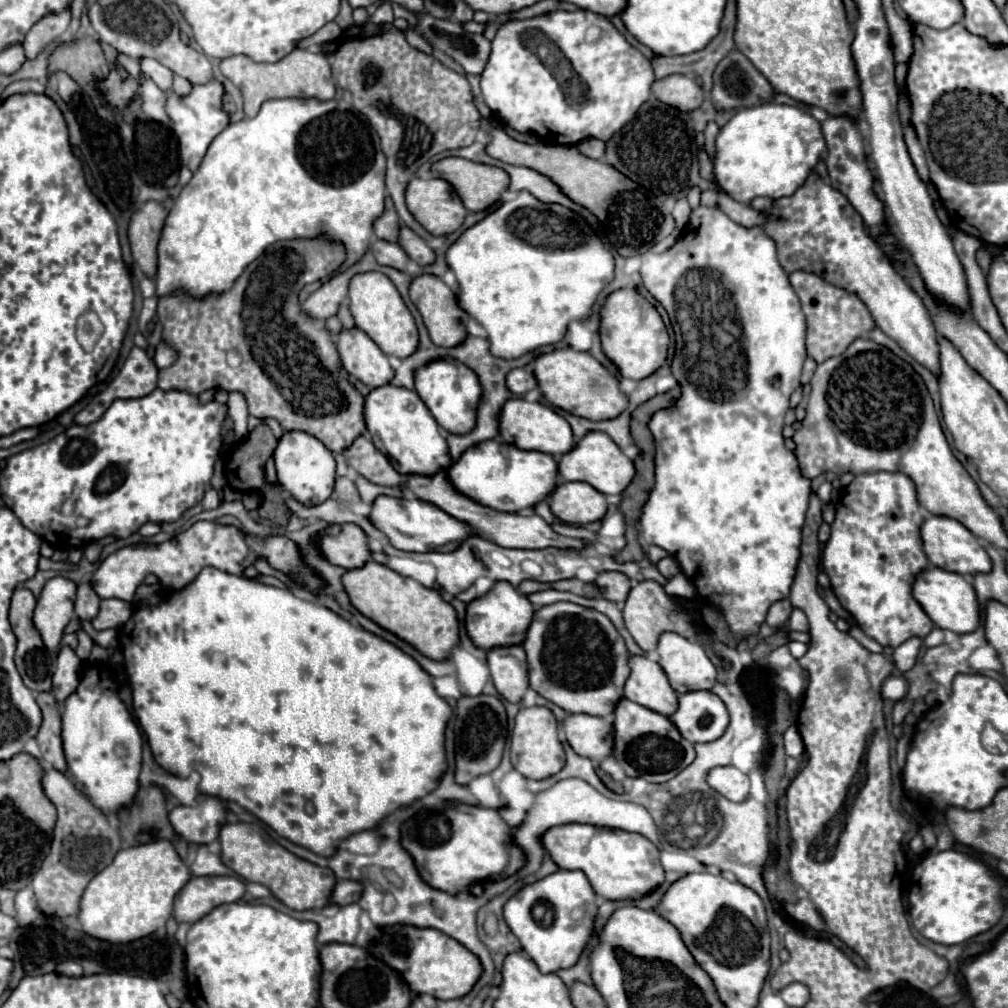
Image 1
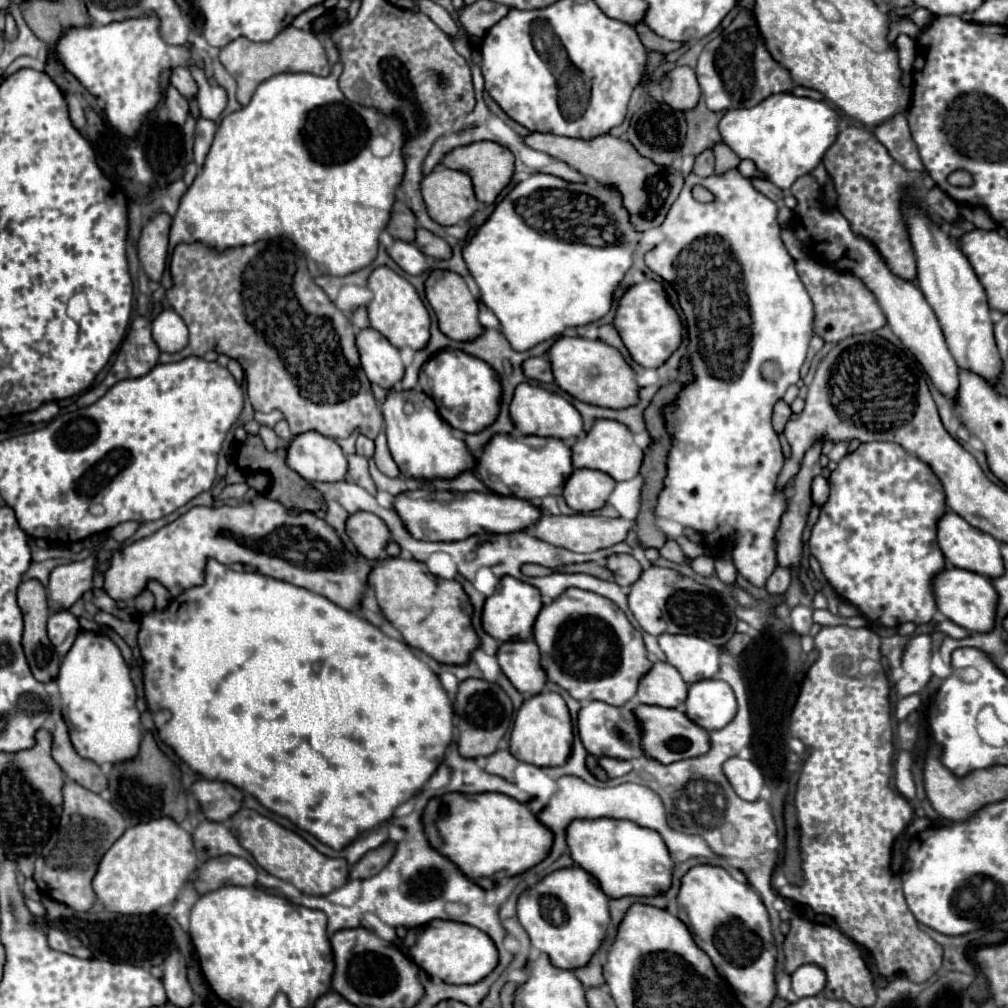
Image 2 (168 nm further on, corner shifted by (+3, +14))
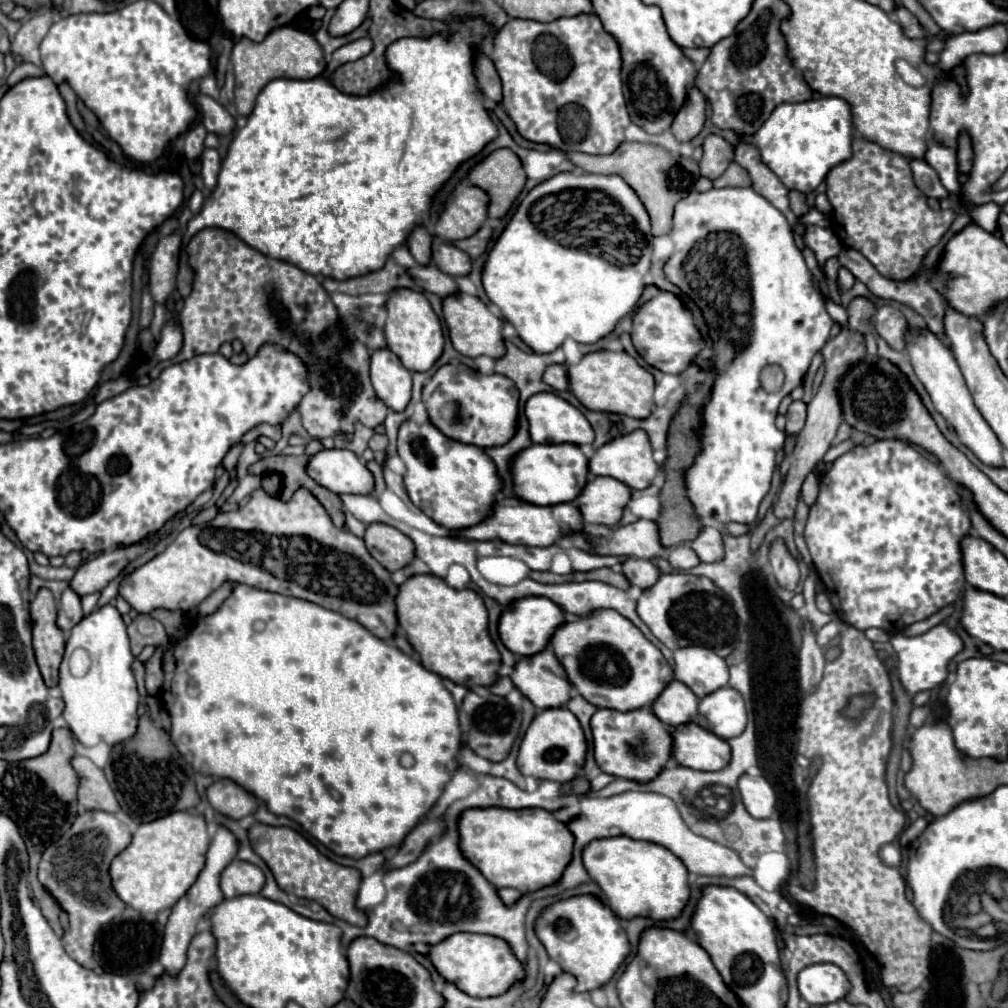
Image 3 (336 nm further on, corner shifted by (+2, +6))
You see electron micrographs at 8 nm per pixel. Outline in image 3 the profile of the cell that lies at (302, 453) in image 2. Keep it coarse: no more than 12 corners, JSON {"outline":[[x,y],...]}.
{"outline":[[322,450],[308,474],[336,494],[372,494],[350,450]]}

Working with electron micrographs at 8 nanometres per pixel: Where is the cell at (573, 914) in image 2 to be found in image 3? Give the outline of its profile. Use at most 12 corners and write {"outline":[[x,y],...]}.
{"outline":[[598,898],[546,908],[536,934],[578,980],[606,986],[632,950]]}

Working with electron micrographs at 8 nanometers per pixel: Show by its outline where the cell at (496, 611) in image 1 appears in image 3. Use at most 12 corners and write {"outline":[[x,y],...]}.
{"outline":[[522,598],[498,632],[510,652],[532,656],[566,624],[550,598]]}

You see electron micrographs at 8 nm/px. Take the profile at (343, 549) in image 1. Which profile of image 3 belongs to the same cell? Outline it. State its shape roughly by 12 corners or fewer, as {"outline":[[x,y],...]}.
{"outline":[[370,524],[368,552],[390,572],[416,556],[414,542],[388,524]]}

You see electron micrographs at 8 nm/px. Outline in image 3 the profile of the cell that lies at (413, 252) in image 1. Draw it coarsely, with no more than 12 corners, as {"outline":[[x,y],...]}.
{"outline":[[436,242],[432,262],[450,276],[466,276],[472,258],[452,244]]}

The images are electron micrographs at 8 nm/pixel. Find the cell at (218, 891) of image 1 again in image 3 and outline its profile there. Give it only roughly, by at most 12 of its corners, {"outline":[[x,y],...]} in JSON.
{"outline":[[234,860],[222,872],[226,898],[258,894],[264,872],[250,862]]}

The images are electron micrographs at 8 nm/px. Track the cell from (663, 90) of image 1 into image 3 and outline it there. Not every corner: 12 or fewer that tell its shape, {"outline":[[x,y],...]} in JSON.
{"outline":[[688,90],[672,122],[678,142],[694,140],[706,122],[706,100]]}

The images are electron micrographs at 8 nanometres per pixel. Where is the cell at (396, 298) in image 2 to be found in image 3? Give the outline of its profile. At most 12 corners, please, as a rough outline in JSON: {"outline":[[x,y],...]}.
{"outline":[[416,290],[386,302],[388,348],[412,372],[444,350],[440,318]]}

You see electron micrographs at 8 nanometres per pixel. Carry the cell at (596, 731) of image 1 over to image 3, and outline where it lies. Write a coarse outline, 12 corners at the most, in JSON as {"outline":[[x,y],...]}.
{"outline":[[650,708],[592,716],[606,774],[646,784],[672,760],[674,730]]}

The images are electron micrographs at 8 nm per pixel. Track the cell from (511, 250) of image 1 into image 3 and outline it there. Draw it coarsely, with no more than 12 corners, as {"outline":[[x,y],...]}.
{"outline":[[620,176],[532,188],[484,290],[538,354],[636,308],[648,212]]}

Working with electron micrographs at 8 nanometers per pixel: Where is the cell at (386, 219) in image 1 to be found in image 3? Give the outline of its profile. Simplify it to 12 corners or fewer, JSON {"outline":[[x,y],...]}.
{"outline":[[424,226],[410,234],[408,248],[420,266],[432,262],[432,236]]}

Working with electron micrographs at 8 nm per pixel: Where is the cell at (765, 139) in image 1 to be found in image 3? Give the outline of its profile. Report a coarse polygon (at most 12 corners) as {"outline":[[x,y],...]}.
{"outline":[[780,104],[750,138],[788,190],[808,194],[852,156],[852,108]]}

